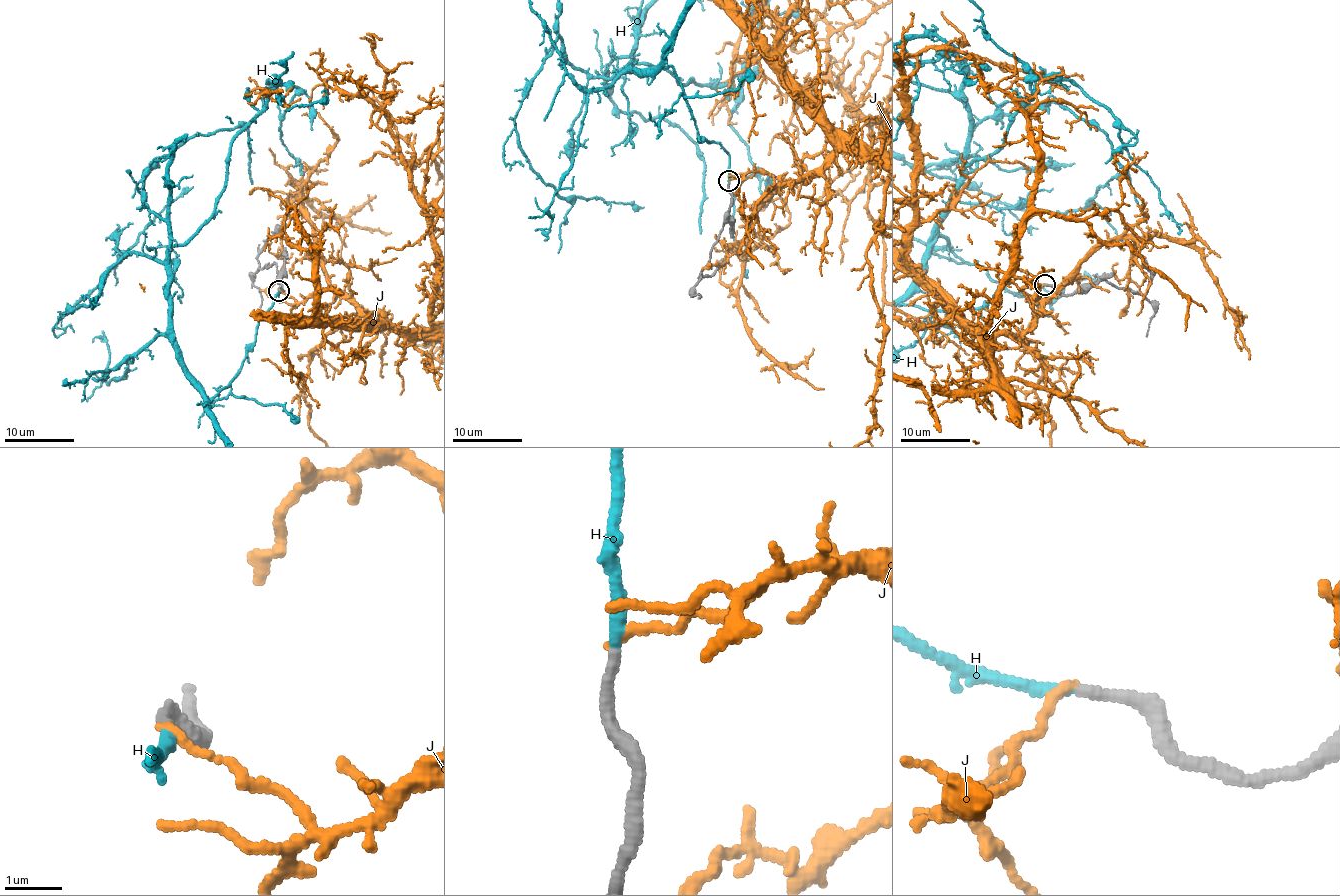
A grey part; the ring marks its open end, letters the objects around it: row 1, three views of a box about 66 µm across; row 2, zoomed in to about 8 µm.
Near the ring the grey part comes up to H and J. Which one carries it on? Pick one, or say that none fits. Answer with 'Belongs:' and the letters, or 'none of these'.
Belongs: H

